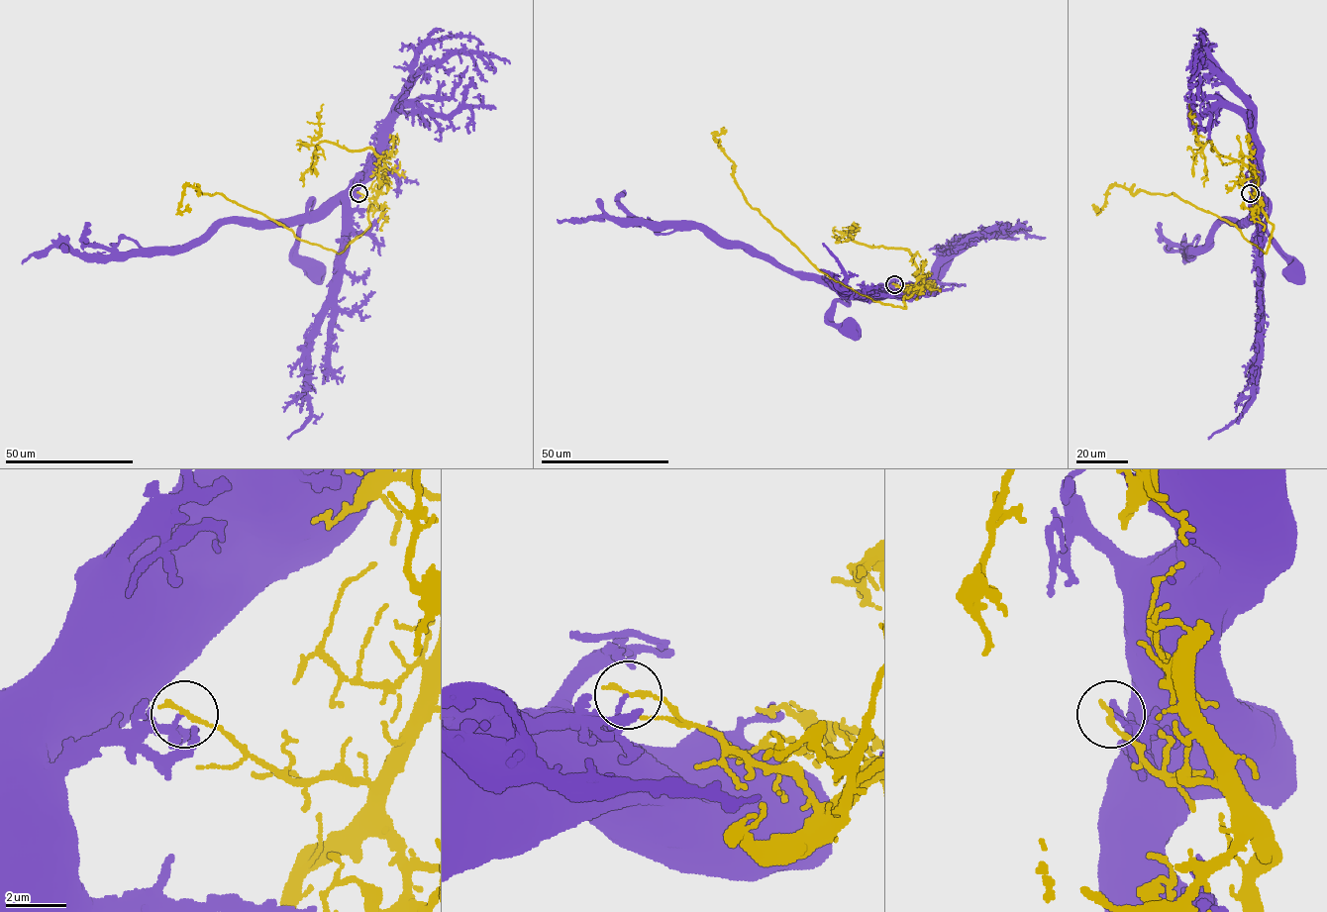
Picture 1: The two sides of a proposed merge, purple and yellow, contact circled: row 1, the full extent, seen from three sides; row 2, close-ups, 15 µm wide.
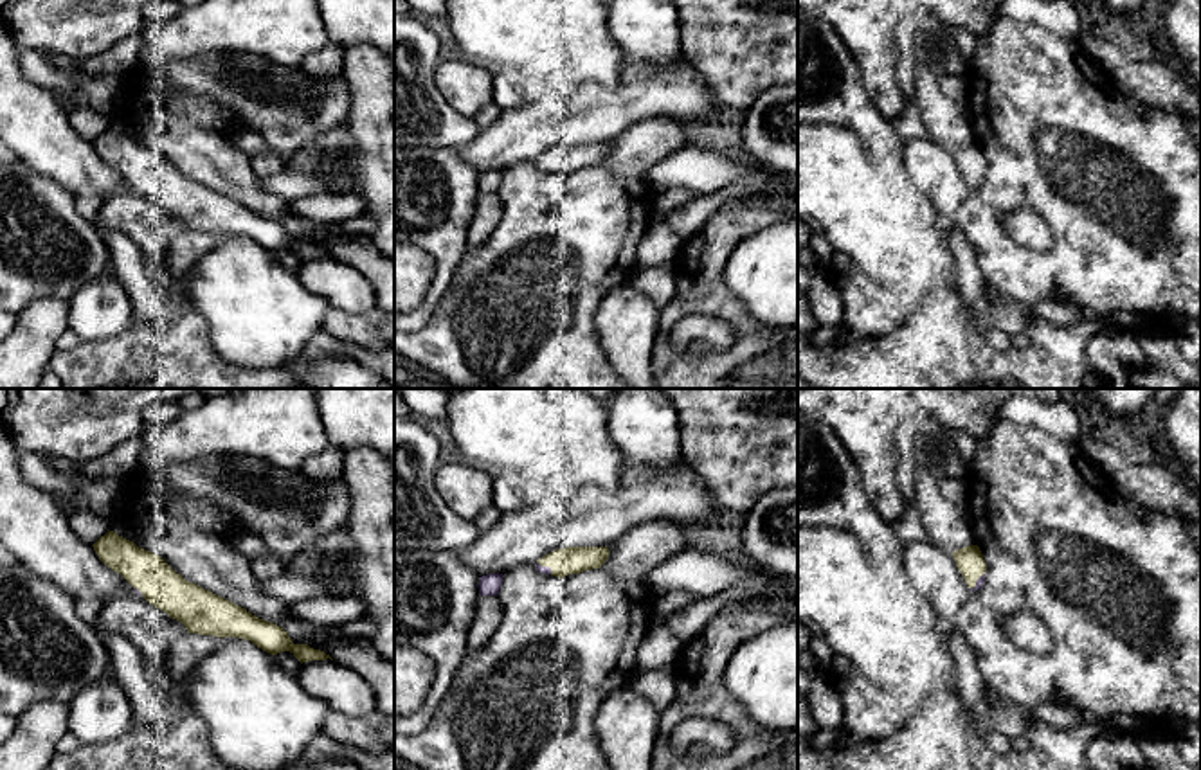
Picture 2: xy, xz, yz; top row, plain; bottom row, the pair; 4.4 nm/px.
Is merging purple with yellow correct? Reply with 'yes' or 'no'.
no

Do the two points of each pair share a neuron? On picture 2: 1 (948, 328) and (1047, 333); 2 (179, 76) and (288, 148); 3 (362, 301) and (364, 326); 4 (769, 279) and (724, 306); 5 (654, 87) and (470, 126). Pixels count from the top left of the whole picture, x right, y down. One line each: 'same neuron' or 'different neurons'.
1: different neurons
2: same neuron
3: different neurons
4: different neurons
5: different neurons

